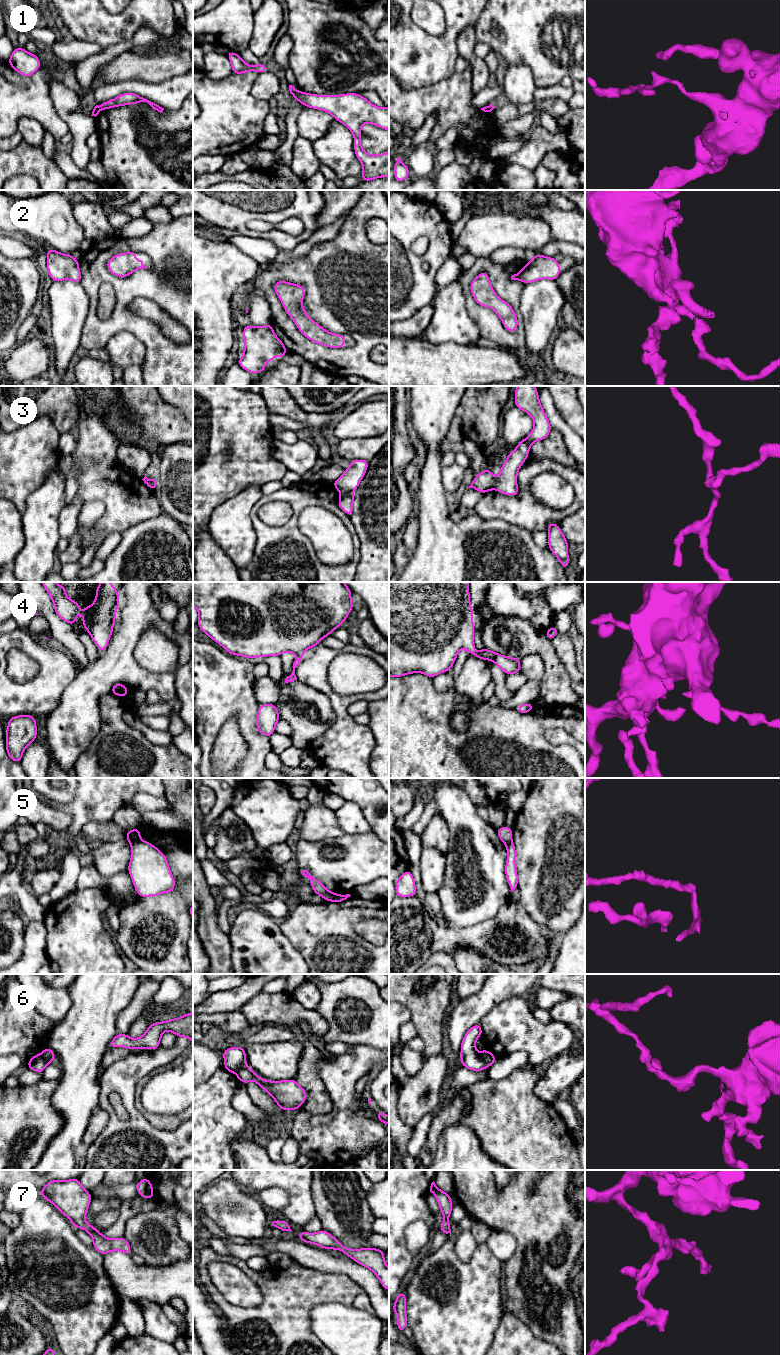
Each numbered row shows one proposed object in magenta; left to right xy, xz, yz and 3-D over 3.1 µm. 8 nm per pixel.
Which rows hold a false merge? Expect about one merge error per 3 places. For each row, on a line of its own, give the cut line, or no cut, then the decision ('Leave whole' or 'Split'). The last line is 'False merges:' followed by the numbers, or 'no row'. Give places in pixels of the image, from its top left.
1: Split along xz (297, 91), (294, 96). Split
2: No split. Leave whole
3: Split along xz (351, 493), (341, 494). Split
4: No split. Leave whole
5: Split along xy (139, 839), (131, 844). Split
6: Split along yz (480, 1054), (488, 1066). Split
7: No split. Leave whole
False merges: 1, 3, 5, 6

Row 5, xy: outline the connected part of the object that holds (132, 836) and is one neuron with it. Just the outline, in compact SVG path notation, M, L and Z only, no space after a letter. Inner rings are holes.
M135 828L133 830L129 830L126 832L126 840L128 840L131 844L140 840L140 828Z

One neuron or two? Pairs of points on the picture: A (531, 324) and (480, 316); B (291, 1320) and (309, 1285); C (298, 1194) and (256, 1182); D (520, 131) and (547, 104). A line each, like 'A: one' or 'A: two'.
A: two
B: one
C: one
D: one

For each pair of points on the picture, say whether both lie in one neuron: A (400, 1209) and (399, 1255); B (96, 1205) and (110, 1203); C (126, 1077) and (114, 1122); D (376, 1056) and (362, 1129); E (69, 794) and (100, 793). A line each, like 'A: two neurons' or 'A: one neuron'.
A: one neuron
B: one neuron
C: one neuron
D: one neuron
E: two neurons

